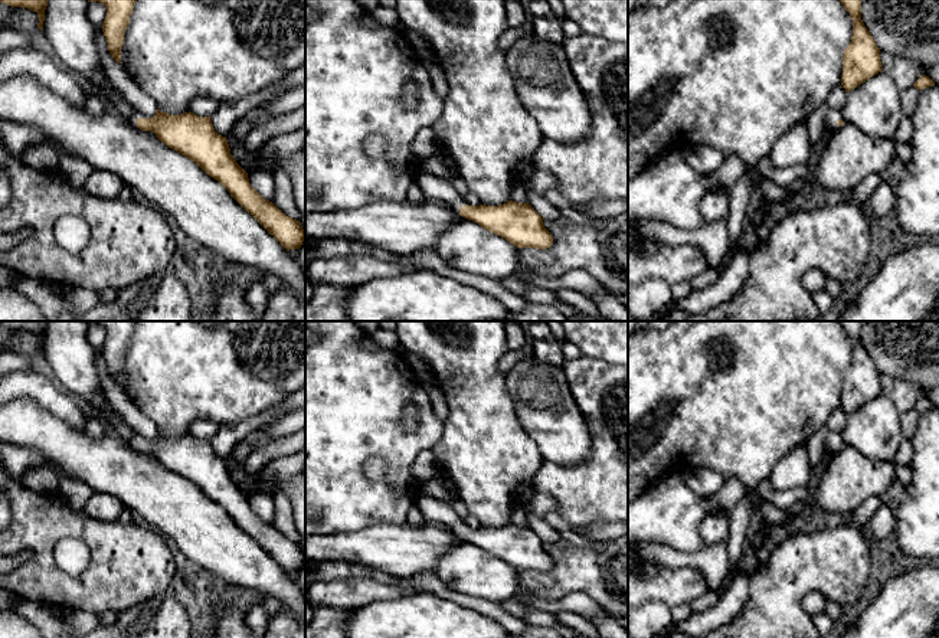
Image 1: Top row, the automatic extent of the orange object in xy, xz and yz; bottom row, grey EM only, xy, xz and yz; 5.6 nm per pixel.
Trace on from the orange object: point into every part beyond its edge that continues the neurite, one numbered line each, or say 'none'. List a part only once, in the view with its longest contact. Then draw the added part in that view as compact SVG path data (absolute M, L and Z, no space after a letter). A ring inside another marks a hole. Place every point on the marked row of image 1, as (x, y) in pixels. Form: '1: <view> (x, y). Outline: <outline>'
1: yz (830, 121). Outline: M830 111L828 117L824 121L825 128L830 128L830 130L837 128L837 120L838 120L838 114L835 111Z

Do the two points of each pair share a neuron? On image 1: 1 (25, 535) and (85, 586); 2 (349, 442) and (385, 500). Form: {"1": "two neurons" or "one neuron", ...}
{"1": "one neuron", "2": "one neuron"}

